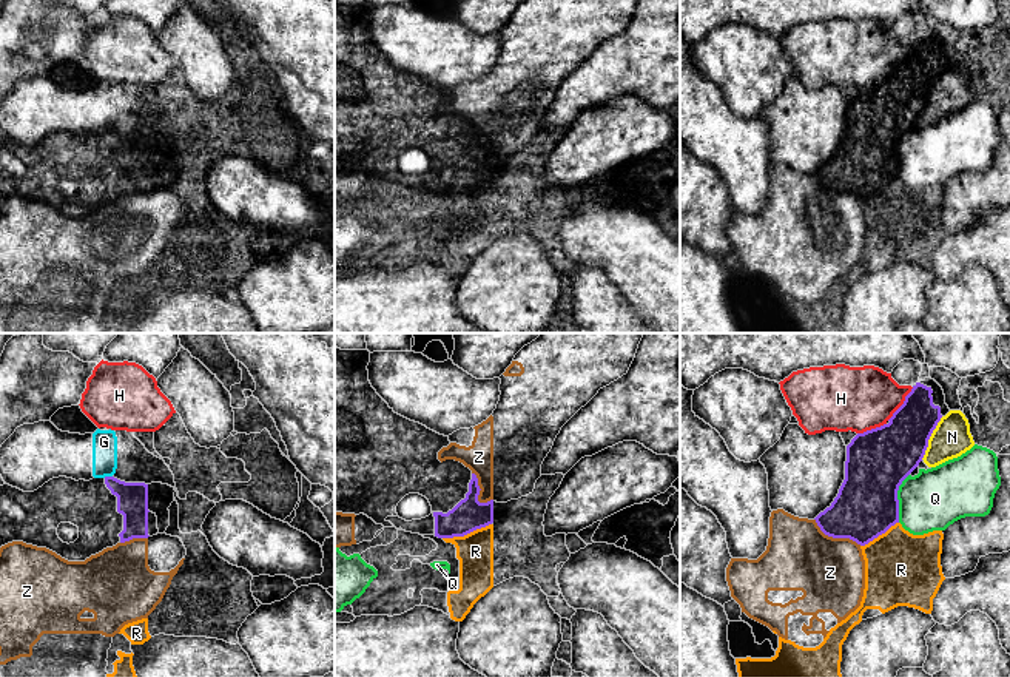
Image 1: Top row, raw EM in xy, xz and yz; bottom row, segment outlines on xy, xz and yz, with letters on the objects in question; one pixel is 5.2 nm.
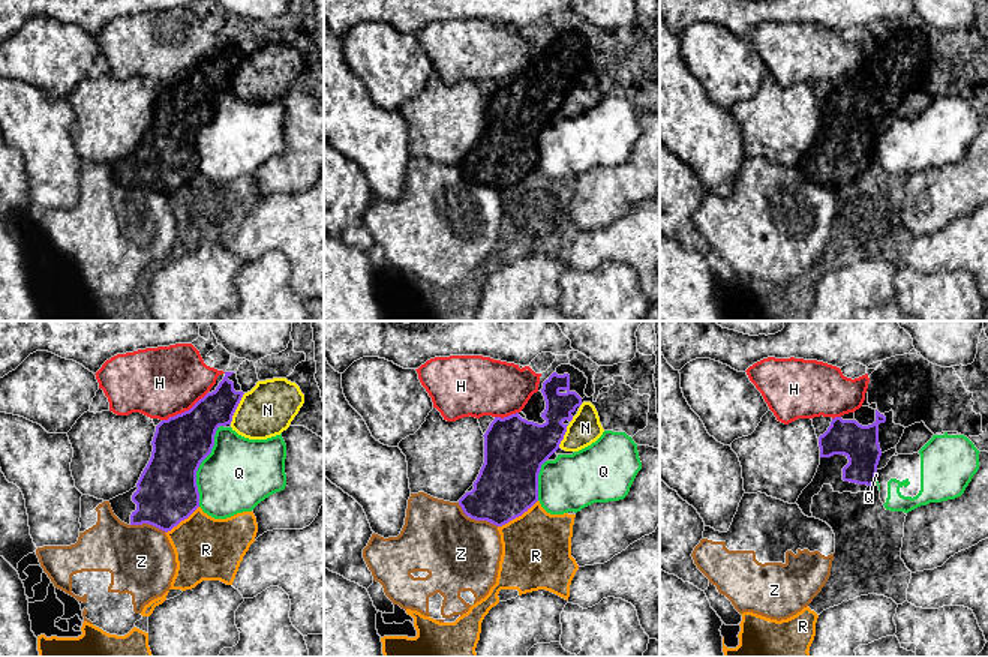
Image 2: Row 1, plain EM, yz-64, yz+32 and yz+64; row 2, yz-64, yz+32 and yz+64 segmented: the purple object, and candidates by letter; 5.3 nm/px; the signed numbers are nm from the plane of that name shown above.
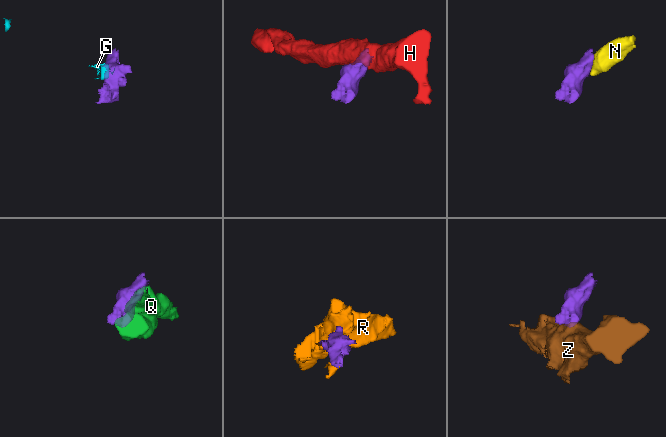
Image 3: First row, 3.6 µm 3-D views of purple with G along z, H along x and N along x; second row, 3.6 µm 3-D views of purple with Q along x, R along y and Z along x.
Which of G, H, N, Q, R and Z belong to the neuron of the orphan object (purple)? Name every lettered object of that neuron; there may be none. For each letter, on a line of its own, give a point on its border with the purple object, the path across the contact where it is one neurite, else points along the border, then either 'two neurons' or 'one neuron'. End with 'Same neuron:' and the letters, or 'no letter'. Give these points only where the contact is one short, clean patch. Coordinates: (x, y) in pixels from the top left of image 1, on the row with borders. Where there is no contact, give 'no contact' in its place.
G: contact xy (107, 477); border xy (111, 475), (104, 477); two neurons
H: contact yz (902, 404); border yz (913, 387), (904, 403), (887, 420); two neurons
N: contact yz (929, 438); border yz (942, 417), (921, 458); two neurons
Q: contact yz (896, 498); two neurons
R: contact xz (466, 534); border xz (491, 523), (463, 535), (443, 538); two neurons
Z: contact yz (836, 537); border yz (814, 518), (825, 534), (848, 537), (861, 545); two neurons
Same neuron: no letter

